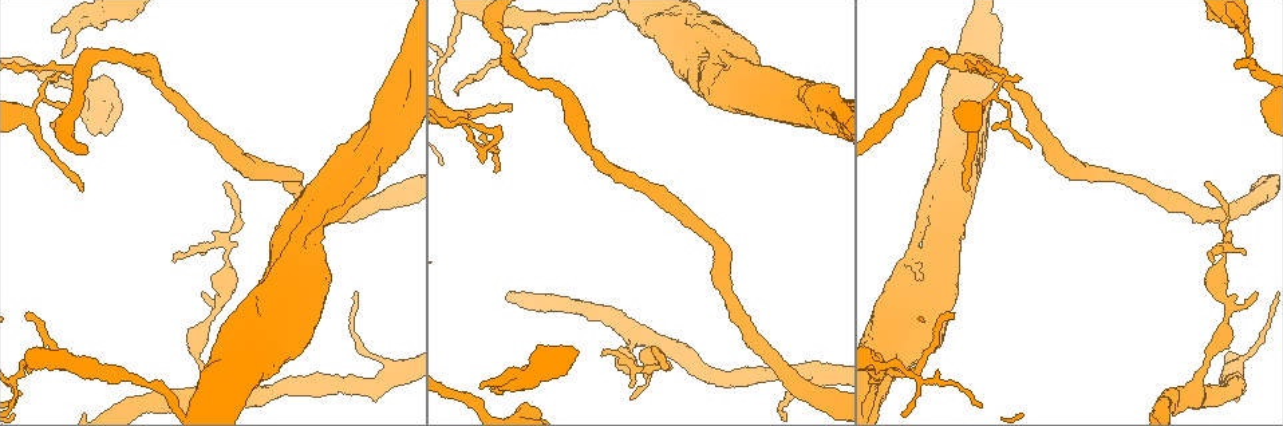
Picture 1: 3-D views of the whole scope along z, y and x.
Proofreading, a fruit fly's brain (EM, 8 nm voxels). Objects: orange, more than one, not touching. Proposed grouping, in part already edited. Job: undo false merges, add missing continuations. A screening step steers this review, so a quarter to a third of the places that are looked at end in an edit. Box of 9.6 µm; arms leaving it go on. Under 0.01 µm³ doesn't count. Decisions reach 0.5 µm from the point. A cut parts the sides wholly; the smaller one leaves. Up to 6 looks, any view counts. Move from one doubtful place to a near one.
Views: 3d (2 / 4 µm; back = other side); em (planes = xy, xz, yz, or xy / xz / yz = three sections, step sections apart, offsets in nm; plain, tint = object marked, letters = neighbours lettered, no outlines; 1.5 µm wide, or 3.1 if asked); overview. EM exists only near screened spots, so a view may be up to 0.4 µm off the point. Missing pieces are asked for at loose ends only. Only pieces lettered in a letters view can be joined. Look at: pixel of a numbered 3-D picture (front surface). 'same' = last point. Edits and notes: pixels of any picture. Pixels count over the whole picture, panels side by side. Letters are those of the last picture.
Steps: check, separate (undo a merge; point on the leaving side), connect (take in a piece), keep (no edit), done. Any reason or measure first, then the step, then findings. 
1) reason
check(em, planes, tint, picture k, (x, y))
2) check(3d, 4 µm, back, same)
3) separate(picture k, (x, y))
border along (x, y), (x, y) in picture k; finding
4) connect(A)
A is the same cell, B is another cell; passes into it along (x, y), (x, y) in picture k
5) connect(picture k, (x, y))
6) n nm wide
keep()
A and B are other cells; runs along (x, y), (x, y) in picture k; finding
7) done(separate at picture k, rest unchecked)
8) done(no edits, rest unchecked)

tapers out
check(em, planes, letters, picture 1, (1205, 182))

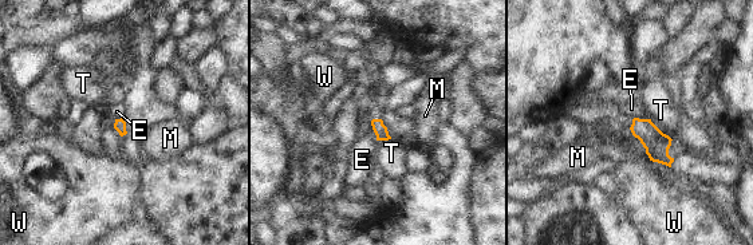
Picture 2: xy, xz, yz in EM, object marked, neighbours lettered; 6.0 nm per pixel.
keep()
E, M, T and W are other cells; border along (634, 117), (649, 119) in picture 2; no lettered piece goes on from it

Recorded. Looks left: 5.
branch stops here
check(3d, 4 µm, back, picture 1, (1246, 27))

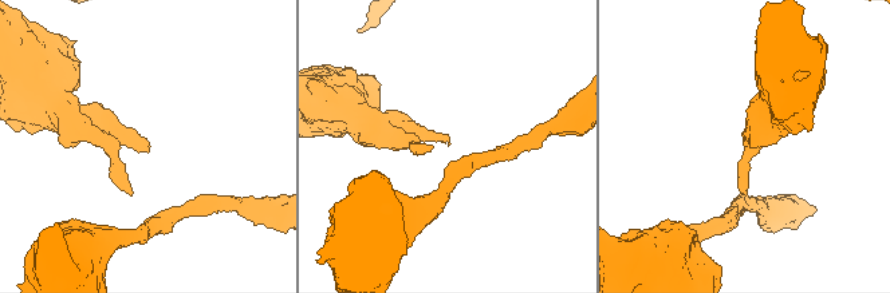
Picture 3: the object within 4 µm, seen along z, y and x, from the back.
need the tissue
check(em, xy, step 8, letters, picture 3, (149, 146))

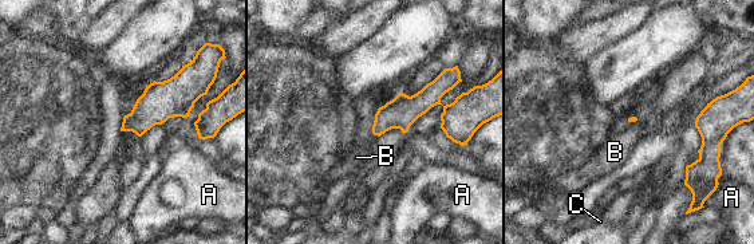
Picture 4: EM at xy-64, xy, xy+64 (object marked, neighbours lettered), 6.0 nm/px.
A touches over 90 nm
connect(B)
B is the same cell, A and C are other cells; passes into it along (402, 111), (375, 134), (356, 157) in picture 4; it goes on there

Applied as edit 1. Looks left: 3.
branch stops here
check(3d, 4 µm, picture 1, (952, 315))

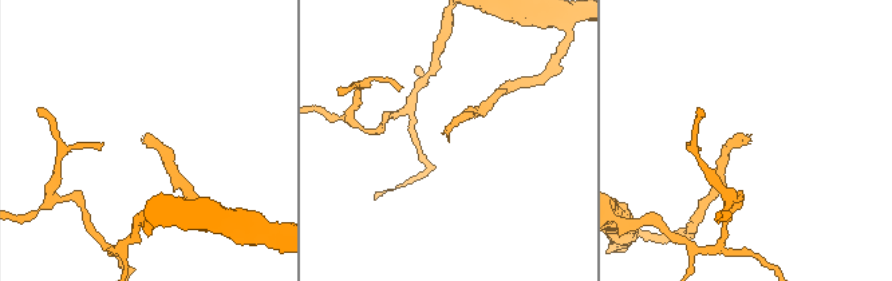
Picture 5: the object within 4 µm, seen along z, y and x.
shape alone is not enough
check(em, yz, step 8, letters, picture 5, (749, 137))

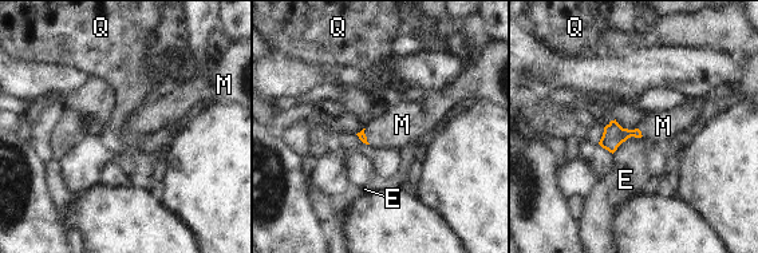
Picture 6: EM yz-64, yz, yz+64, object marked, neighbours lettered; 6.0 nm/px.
cut it another way
check(em, planes, letters, same)

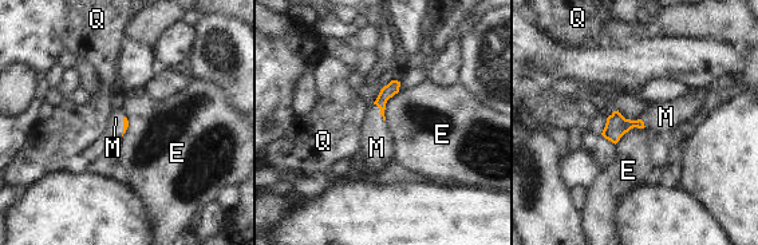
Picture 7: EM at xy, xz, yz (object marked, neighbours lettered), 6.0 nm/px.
E touches over 220 nm
connect(M)
M is the same cell, E and Q are other cells; passes into it along (393, 87), (381, 113), (376, 147) in picture 7; the cell continues

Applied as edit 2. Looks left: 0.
done(connect at picture 4, connect at picture 7, rest unchecked)

